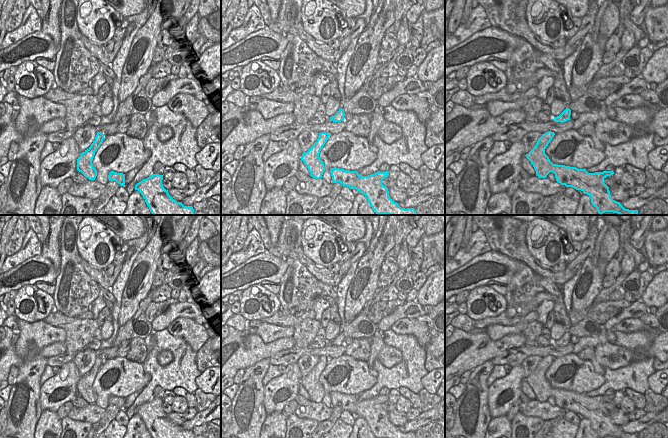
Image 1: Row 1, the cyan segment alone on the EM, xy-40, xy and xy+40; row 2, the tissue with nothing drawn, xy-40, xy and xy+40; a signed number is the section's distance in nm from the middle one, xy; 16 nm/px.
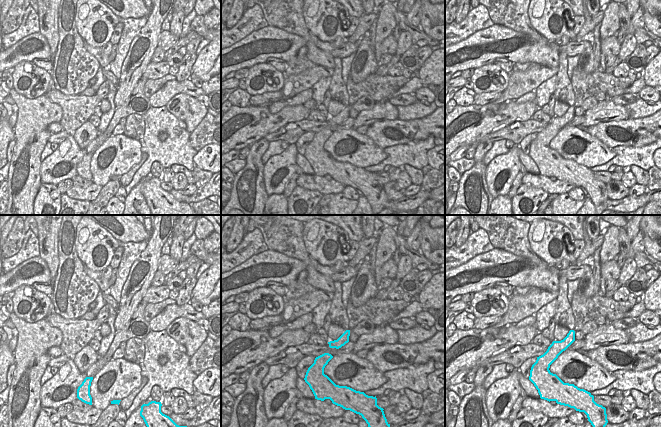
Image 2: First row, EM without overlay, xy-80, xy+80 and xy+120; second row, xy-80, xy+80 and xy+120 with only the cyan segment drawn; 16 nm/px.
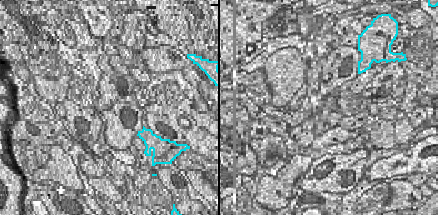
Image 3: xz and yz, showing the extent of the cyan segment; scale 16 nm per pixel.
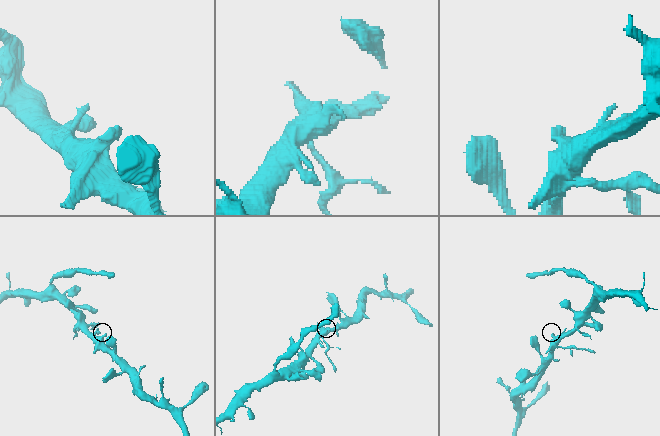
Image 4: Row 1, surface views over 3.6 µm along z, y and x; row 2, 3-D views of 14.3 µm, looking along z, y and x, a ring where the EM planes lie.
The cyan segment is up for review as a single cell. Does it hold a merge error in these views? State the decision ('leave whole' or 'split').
split

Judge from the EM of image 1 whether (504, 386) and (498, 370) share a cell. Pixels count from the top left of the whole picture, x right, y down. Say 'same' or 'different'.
different

